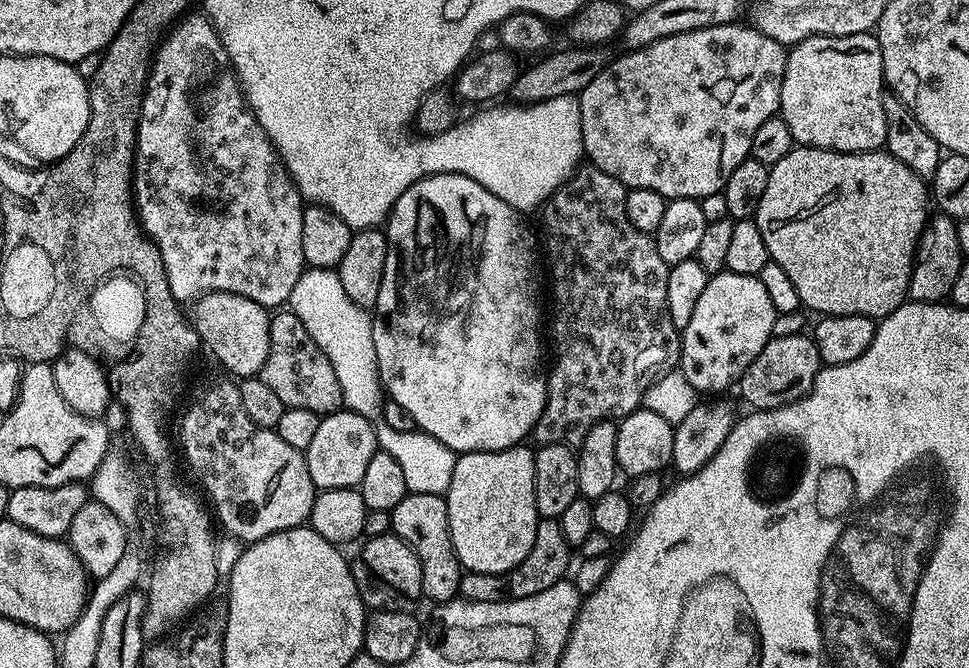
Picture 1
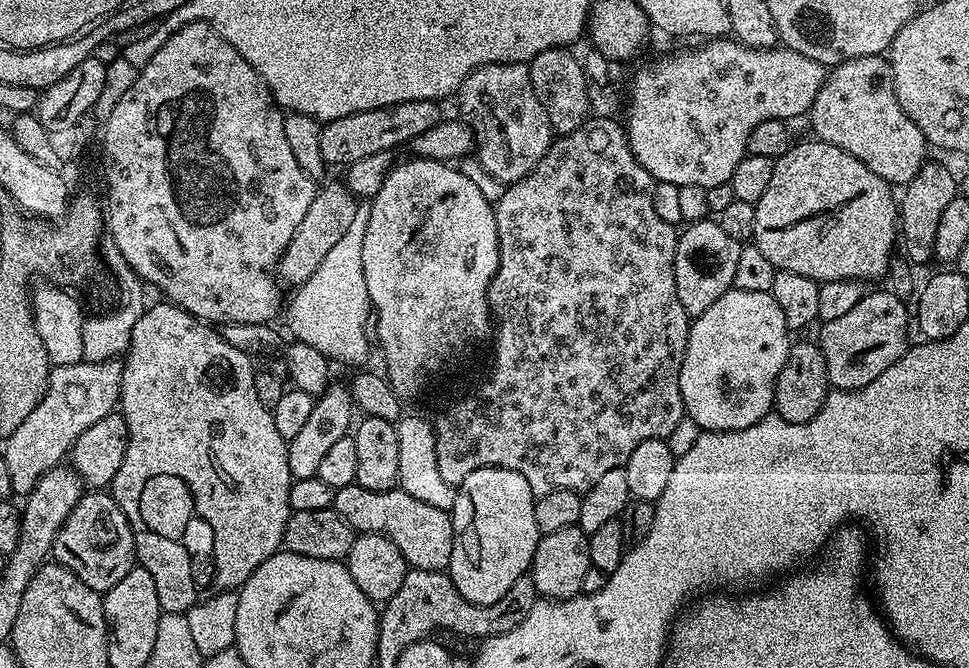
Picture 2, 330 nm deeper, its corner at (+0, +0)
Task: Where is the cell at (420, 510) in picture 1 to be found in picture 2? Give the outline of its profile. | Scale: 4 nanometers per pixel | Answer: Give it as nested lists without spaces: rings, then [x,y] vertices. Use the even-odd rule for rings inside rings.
[[[356,483],[345,488],[335,489],[332,508],[357,533],[373,532],[390,538],[394,546],[404,555],[409,568],[442,572],[447,569],[450,554],[454,550],[454,530],[452,517],[448,512],[438,510],[427,502],[418,502],[410,494],[394,487],[388,492],[366,490]]]

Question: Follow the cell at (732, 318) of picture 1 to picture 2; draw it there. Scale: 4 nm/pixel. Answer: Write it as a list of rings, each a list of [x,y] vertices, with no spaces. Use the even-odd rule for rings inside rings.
[[[730,289],[710,310],[691,321],[688,329],[688,345],[684,348],[684,361],[680,367],[680,393],[687,419],[693,420],[706,432],[729,432],[746,430],[762,418],[766,418],[774,408],[774,390],[782,366],[786,366],[790,347],[790,329],[778,302],[774,302],[771,292]]]

